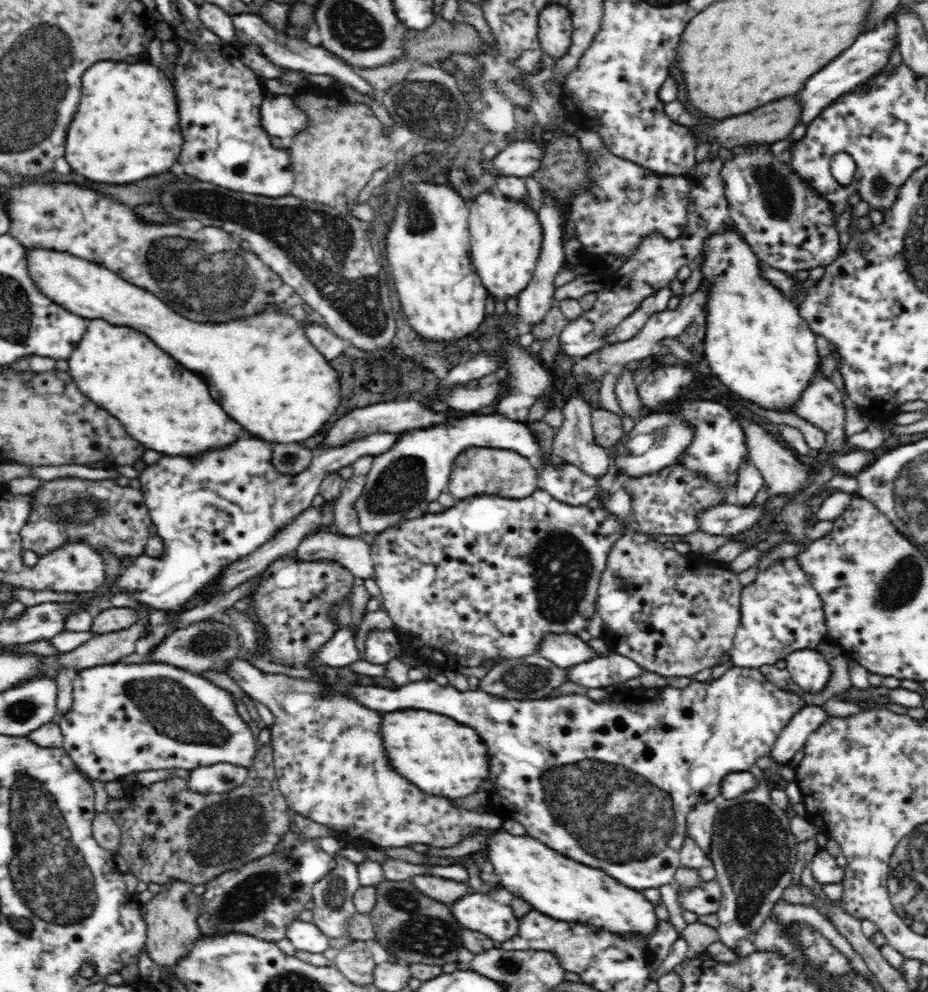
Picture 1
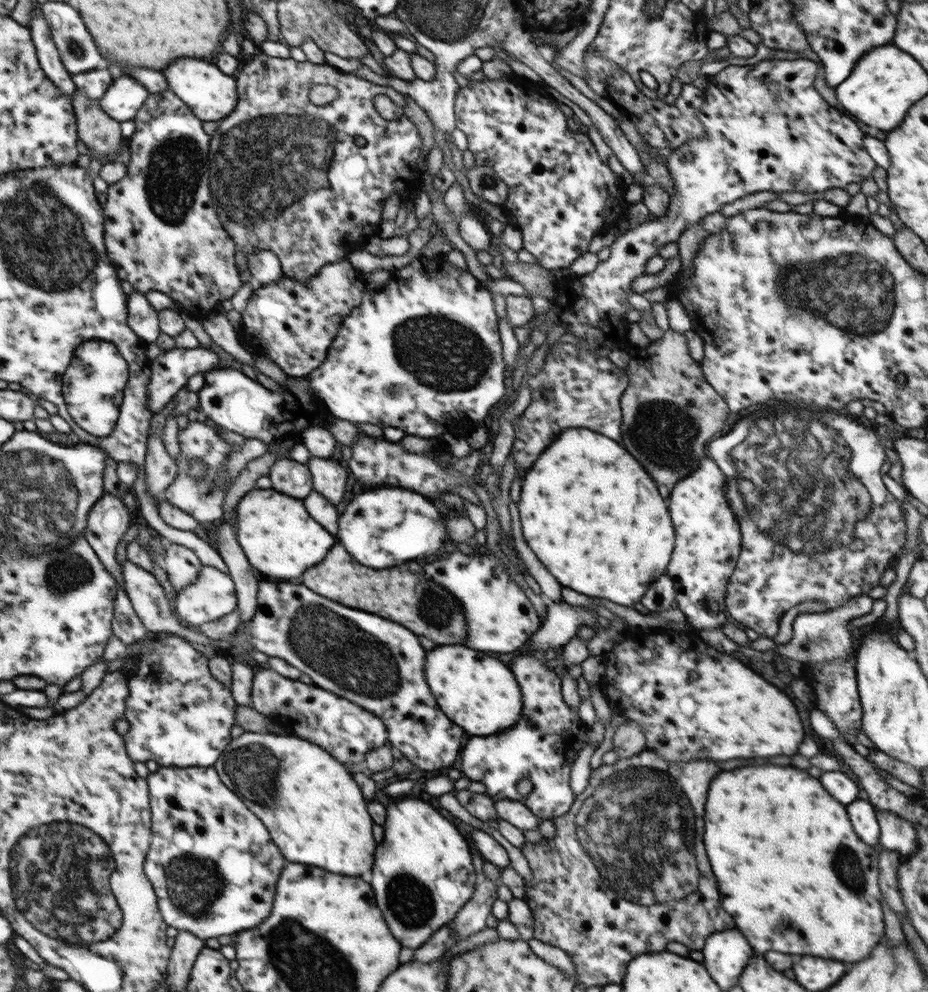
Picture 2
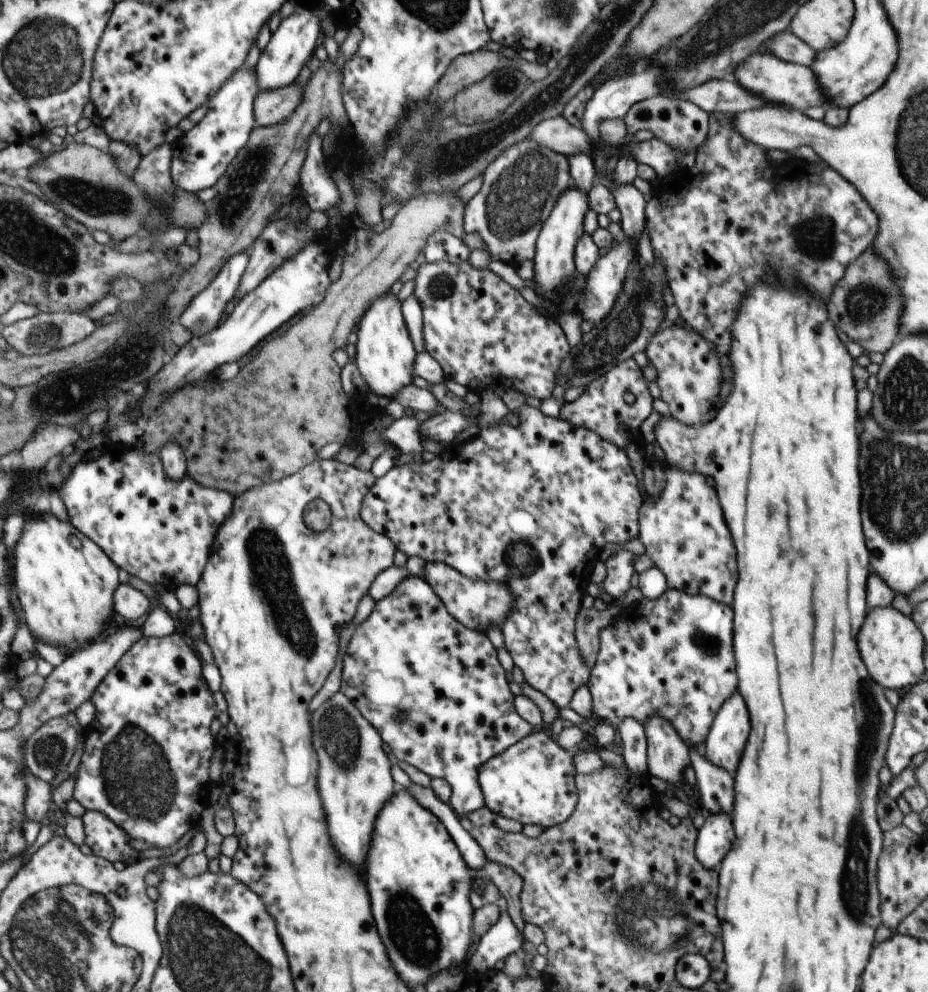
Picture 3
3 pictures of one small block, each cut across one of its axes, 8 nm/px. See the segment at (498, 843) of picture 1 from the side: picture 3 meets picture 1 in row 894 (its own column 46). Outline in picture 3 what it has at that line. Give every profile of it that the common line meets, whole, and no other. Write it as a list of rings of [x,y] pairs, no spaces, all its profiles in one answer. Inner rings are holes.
[[[36,513],[36,517],[31,520],[26,520],[26,524],[23,530],[23,534],[20,540],[16,544],[16,549],[13,552],[14,566],[15,566],[15,591],[20,601],[21,609],[24,612],[24,620],[28,625],[31,632],[31,636],[34,639],[42,640],[42,642],[49,644],[50,646],[56,646],[60,650],[69,653],[75,653],[75,651],[80,651],[84,647],[92,644],[96,636],[100,636],[102,632],[108,628],[111,618],[116,613],[114,609],[115,604],[115,593],[118,591],[118,586],[122,584],[118,579],[118,572],[120,572],[119,567],[115,561],[91,538],[80,532],[76,527],[73,527],[71,523],[62,522],[58,520],[54,515],[48,516],[46,513]]]

